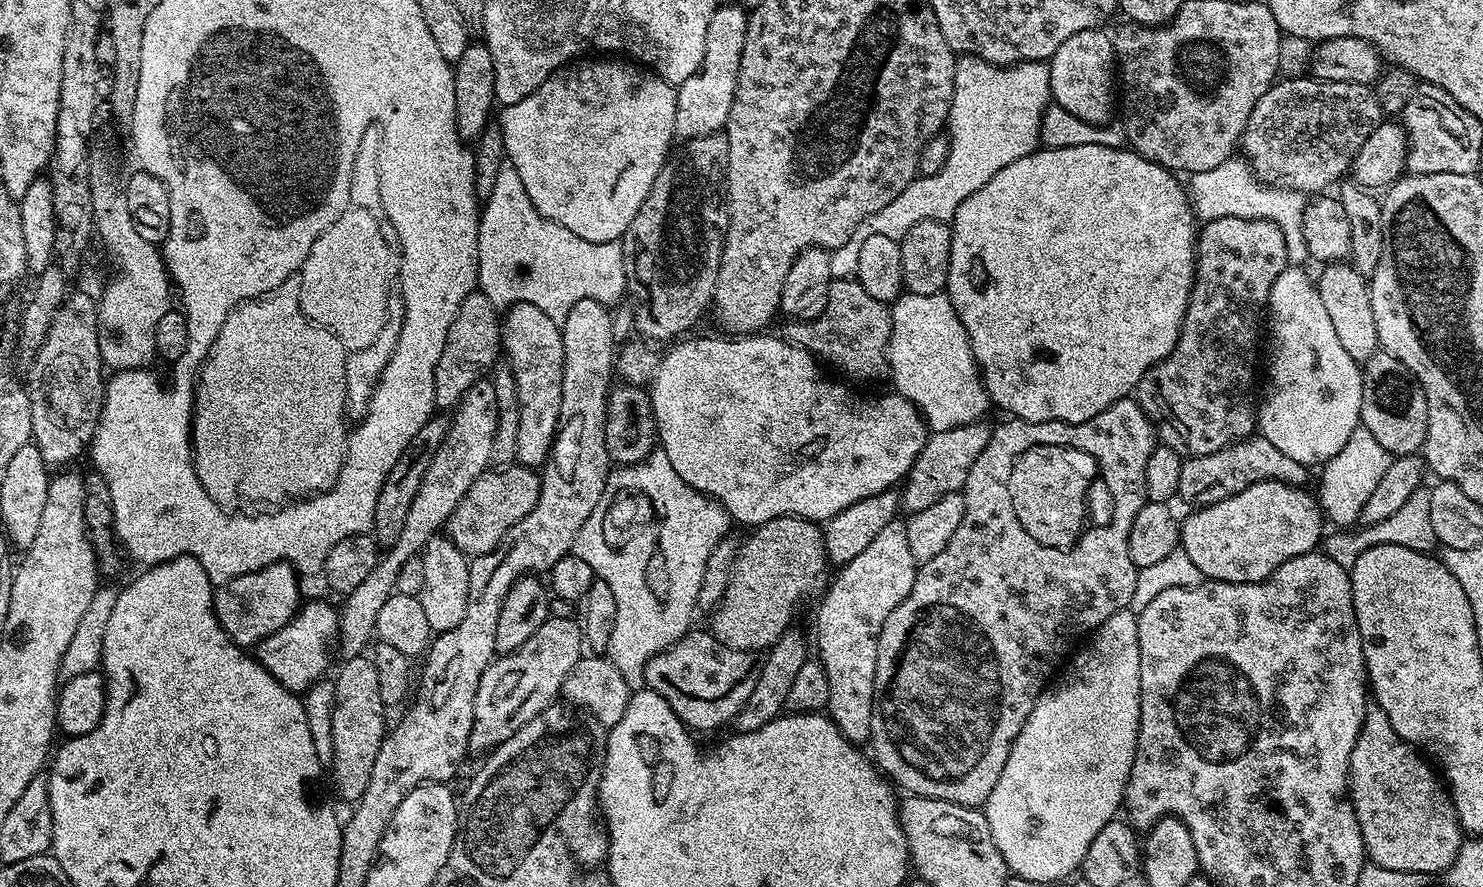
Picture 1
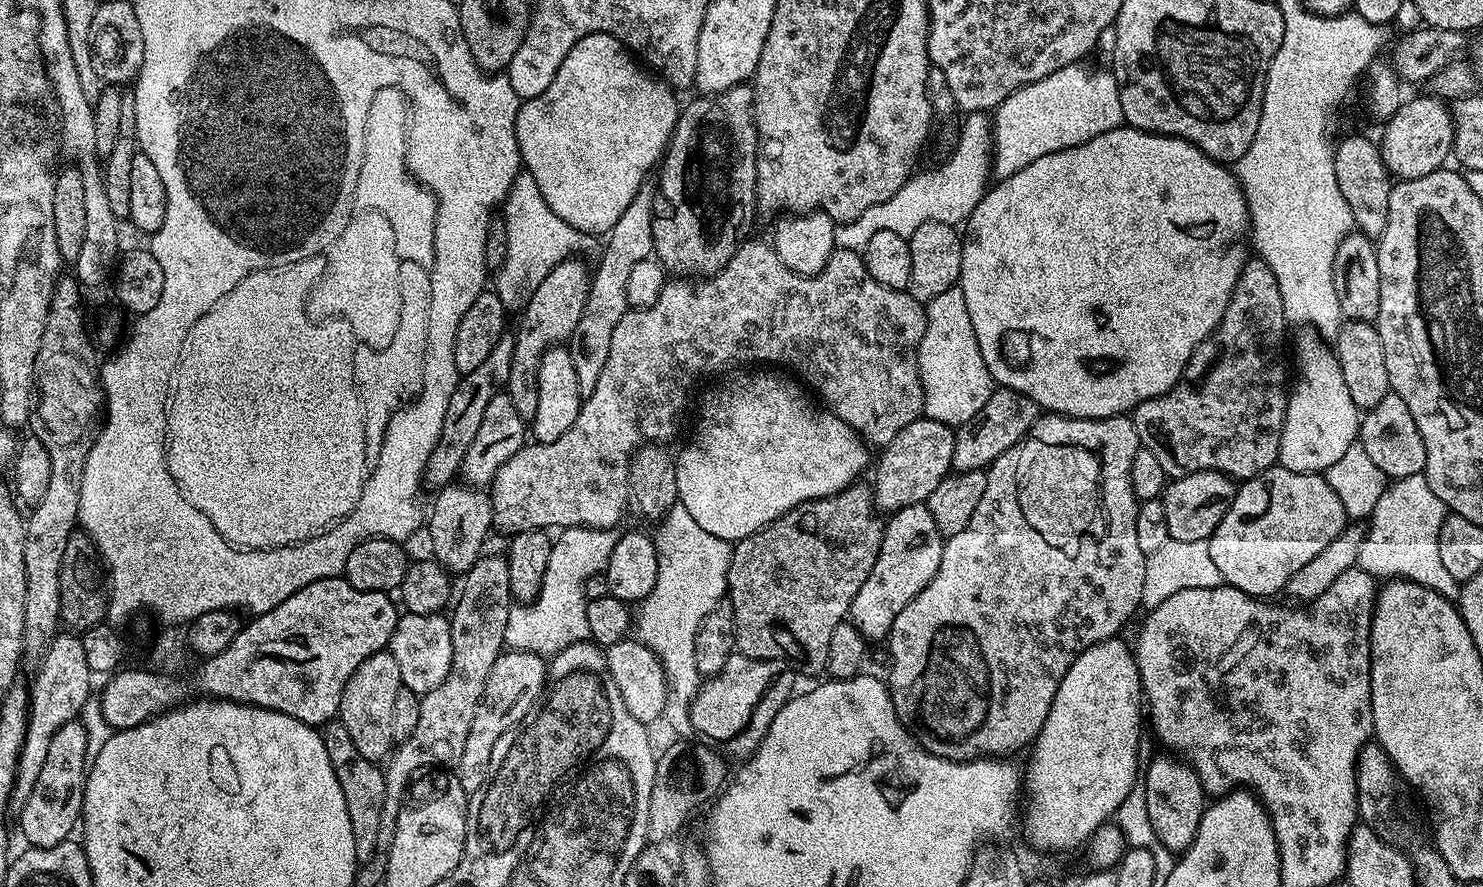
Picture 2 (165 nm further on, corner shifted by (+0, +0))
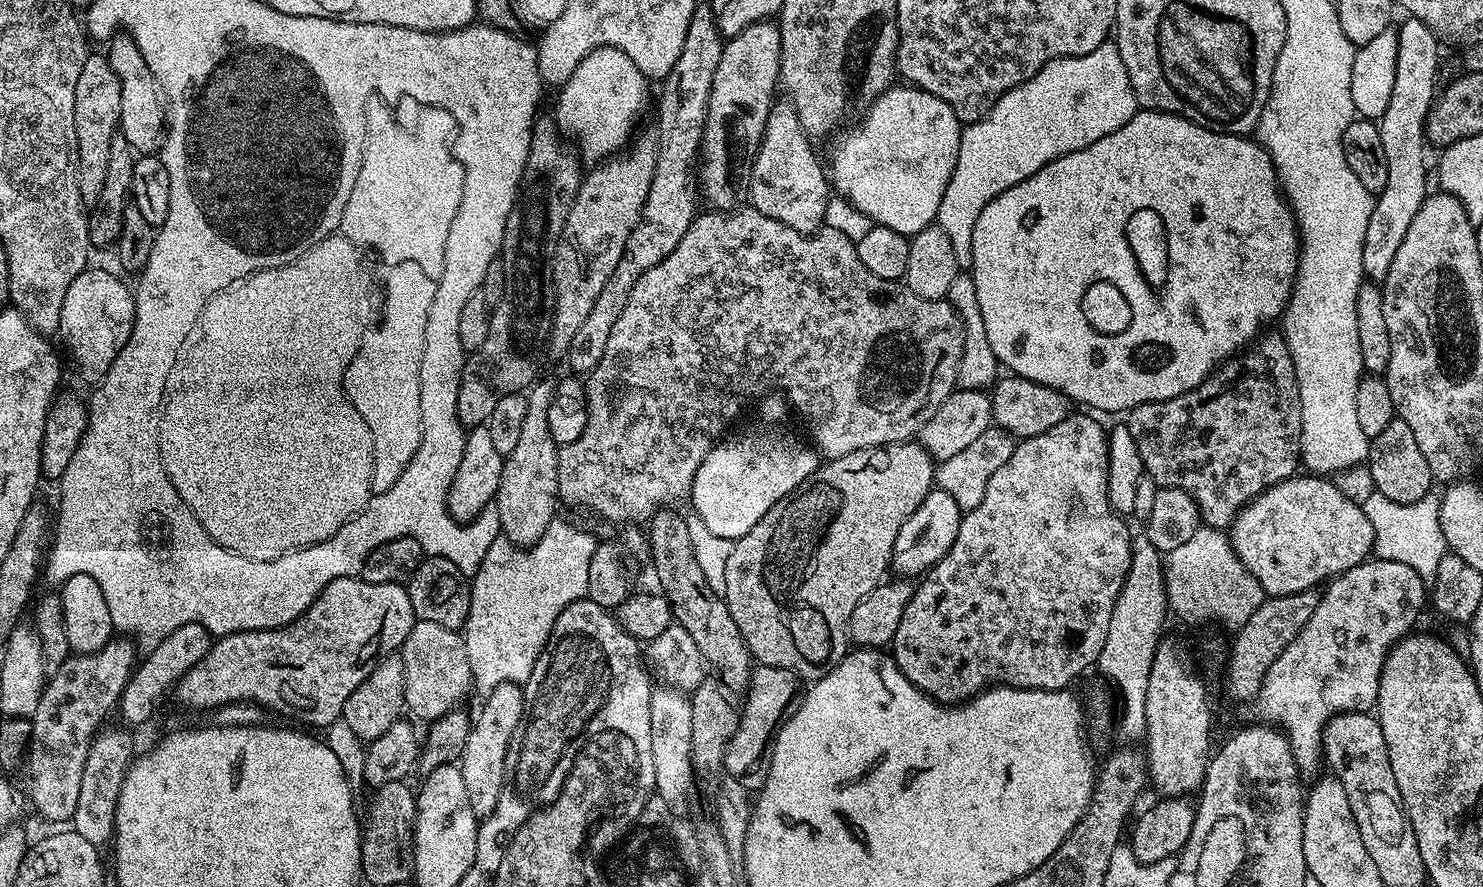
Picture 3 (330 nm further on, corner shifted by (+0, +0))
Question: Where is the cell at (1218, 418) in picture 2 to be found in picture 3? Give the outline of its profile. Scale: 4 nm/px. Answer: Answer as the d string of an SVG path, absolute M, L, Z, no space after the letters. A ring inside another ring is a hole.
M1276 334L1276 336L1261 335L1247 350L1241 351L1235 358L1225 360L1220 365L1218 372L1219 374L1207 376L1198 387L1178 398L1170 398L1162 402L1143 404L1133 408L1131 412L1127 413L1126 423L1130 434L1134 434L1134 442L1138 442L1138 454L1144 463L1145 473L1150 478L1154 478L1157 488L1177 488L1183 492L1189 492L1196 505L1200 507L1200 519L1207 527L1228 530L1231 529L1236 520L1236 515L1259 492L1297 475L1302 464L1300 459L1300 395L1298 394L1298 382L1294 374L1294 362L1290 358L1290 350L1286 346L1283 335L1280 334Z

